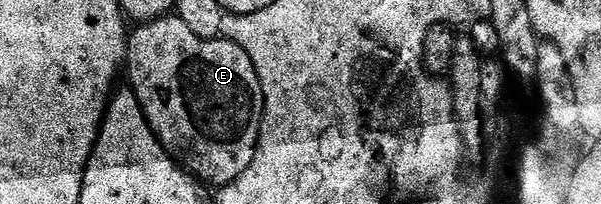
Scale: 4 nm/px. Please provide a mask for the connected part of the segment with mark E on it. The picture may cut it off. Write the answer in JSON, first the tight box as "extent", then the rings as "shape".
{"extent":[125,16,263,188],"shape":[[[164,16],[153,19],[150,22],[136,25],[134,29],[136,30],[132,34],[130,31],[125,42],[125,78],[127,74],[128,80],[131,81],[128,82],[129,88],[137,96],[139,106],[143,110],[143,115],[149,124],[151,133],[163,145],[164,150],[192,178],[200,183],[208,182],[209,185],[215,186],[214,188],[228,186],[230,182],[237,180],[237,176],[241,176],[241,172],[245,172],[245,168],[249,168],[249,164],[255,155],[255,146],[259,143],[259,121],[263,119],[263,104],[261,101],[263,93],[261,92],[257,72],[251,69],[249,56],[235,42],[229,42],[222,36],[210,40],[199,38],[193,32],[189,32],[189,28],[177,16]]]}

